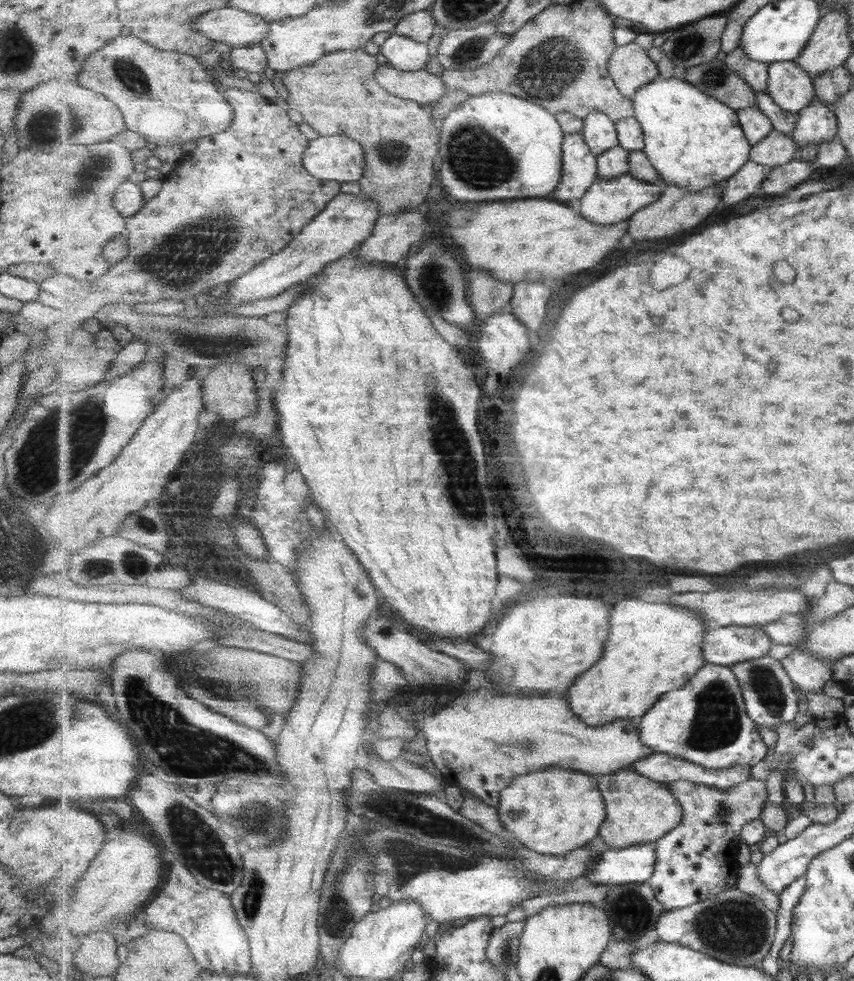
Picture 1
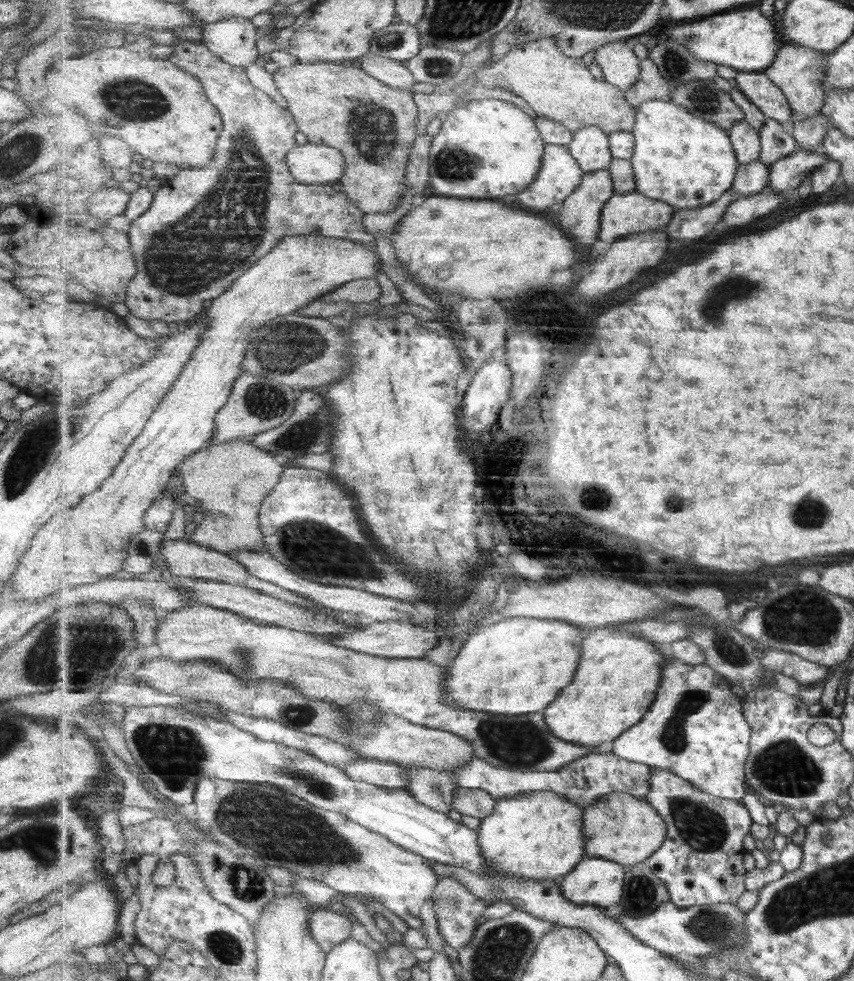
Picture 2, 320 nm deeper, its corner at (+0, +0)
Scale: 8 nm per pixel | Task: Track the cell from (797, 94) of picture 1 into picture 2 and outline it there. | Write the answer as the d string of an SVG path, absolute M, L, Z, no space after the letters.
M740 72L734 78L738 86L749 100L753 101L768 118L790 126L794 121L788 97L764 72Z

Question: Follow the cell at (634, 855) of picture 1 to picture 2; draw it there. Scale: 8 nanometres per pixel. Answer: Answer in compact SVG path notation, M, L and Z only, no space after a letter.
M585 856L569 875L559 878L557 884L562 893L575 904L594 904L600 908L617 912L622 900L624 900L626 874L627 868L624 865L604 858Z

